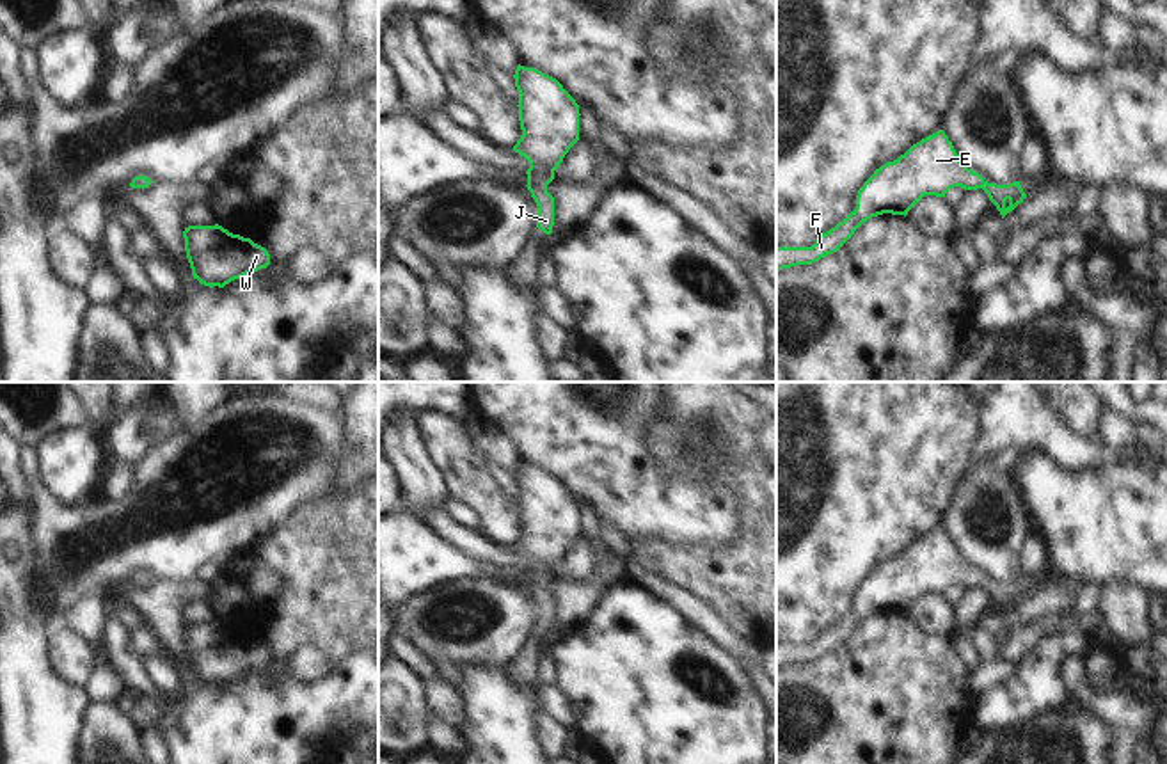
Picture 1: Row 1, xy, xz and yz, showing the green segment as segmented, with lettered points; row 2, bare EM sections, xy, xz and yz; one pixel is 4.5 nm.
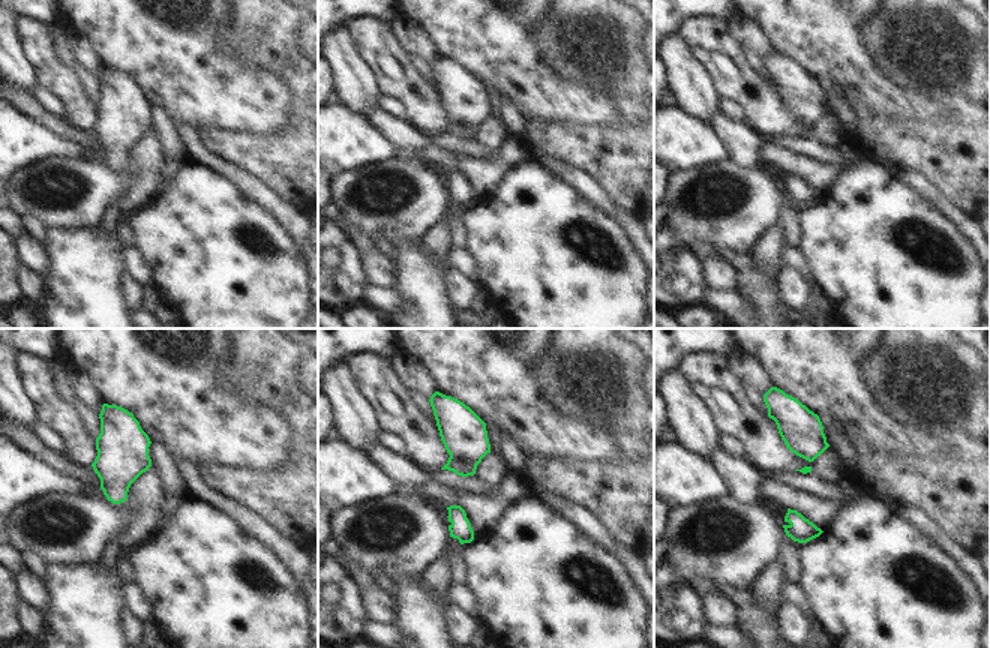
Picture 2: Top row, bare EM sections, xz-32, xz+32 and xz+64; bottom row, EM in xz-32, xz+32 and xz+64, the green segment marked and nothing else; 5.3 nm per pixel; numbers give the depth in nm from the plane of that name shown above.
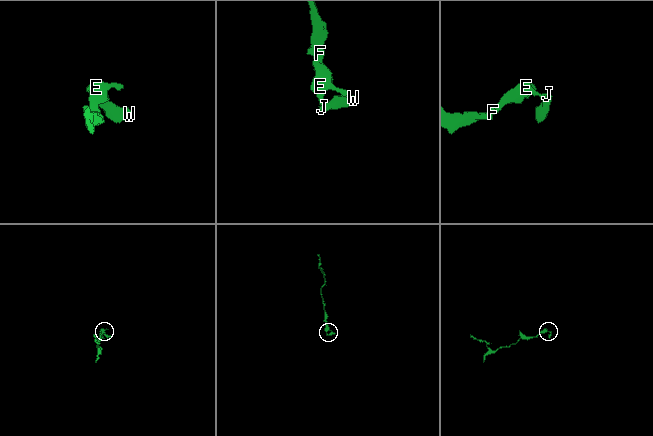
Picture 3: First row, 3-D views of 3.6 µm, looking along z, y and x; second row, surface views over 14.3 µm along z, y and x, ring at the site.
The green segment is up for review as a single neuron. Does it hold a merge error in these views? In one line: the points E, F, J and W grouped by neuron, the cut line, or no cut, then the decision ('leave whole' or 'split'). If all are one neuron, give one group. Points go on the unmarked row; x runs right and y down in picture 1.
E F J W; no cut; leave whole

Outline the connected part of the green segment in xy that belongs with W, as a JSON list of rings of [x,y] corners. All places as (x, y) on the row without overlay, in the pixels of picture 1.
[[[218,622],[188,624],[183,636],[194,677],[210,686],[224,686],[231,679],[270,663],[265,645],[229,631]]]

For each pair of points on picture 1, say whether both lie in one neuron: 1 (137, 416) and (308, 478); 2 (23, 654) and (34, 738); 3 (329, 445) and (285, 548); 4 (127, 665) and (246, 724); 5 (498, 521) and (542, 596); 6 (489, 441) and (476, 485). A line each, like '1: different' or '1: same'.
1: different
2: same
3: different
4: different
5: different
6: different

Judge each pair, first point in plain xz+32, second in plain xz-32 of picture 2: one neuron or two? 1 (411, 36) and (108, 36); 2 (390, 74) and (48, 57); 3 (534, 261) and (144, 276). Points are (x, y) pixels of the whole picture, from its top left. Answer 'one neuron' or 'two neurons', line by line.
1: two neurons
2: one neuron
3: two neurons

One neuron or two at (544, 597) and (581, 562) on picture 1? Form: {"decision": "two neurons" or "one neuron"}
{"decision": "two neurons"}

